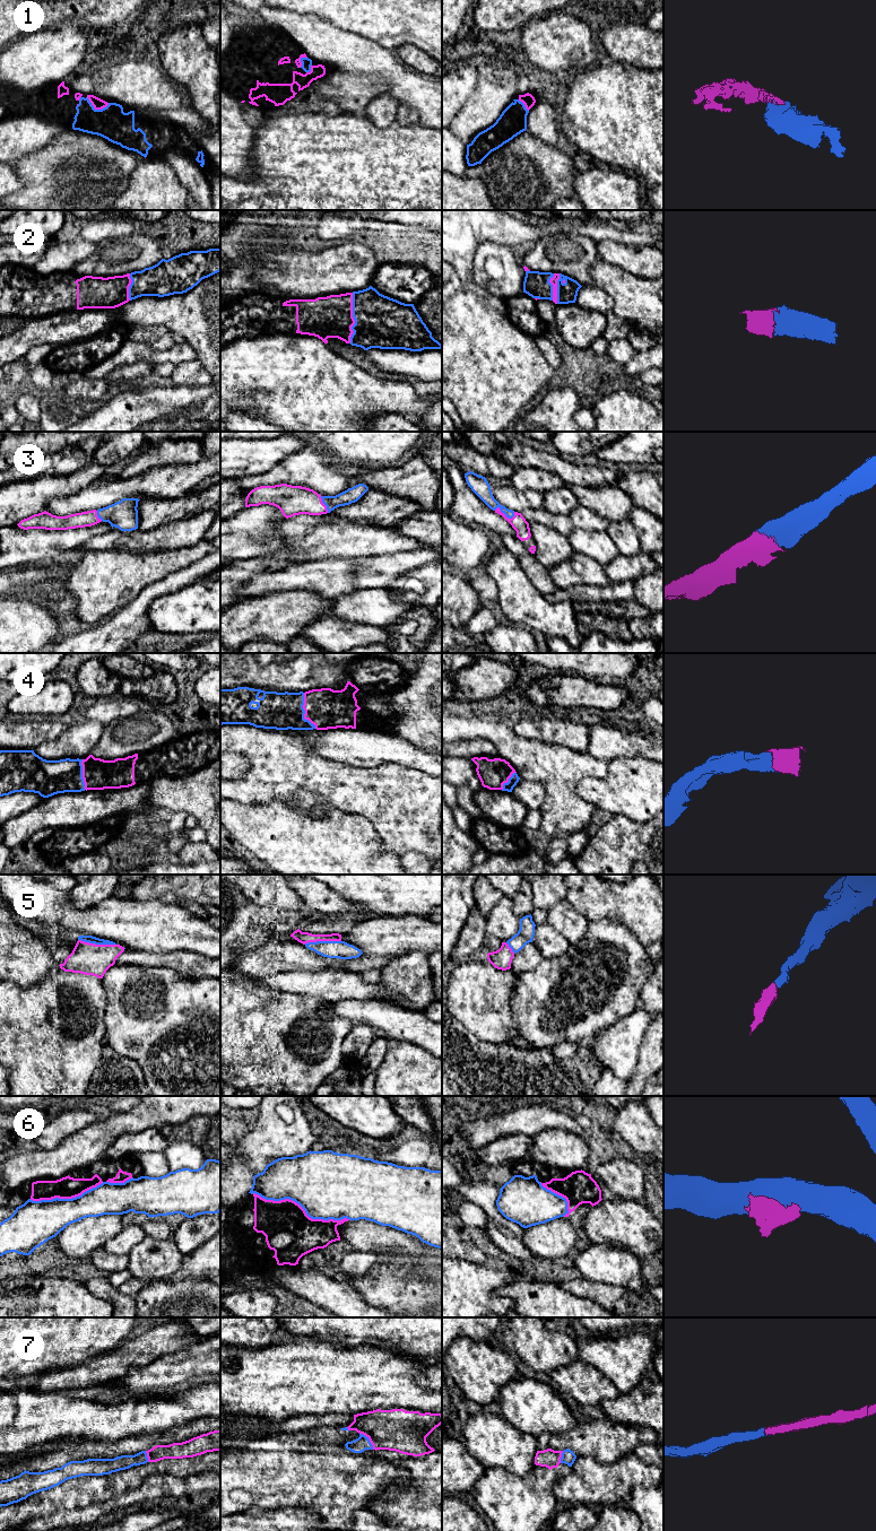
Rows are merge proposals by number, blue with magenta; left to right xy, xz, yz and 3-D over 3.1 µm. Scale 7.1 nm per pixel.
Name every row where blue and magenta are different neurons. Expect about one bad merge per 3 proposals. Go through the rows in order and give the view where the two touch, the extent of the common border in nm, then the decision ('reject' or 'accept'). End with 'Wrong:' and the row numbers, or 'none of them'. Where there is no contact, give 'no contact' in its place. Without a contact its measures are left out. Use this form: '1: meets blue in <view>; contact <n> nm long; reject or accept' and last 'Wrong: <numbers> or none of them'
1: meets blue in xy; contact 180 nm long; accept
2: meets blue in xz; contact 360 nm long; accept
3: meets blue in yz; contact 160 nm long; accept
4: meets blue in xz; contact 280 nm long; accept
5: meets blue in xy; contact 280 nm long; accept
6: meets blue in xz; contact 700 nm long; reject
7: meets blue in xz; contact 160 nm long; accept
Wrong: 6

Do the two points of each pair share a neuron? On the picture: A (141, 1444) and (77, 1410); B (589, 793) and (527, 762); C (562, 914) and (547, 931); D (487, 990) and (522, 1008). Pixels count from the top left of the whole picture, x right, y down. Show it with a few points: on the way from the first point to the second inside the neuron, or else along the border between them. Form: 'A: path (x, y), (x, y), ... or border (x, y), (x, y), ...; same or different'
A: border (154, 1432), (129, 1435), (120, 1440); different
B: border (583, 776), (577, 784), (577, 793), (595, 806); different
C: border (546, 922), (570, 945); different
D: border (517, 975), (510, 997), (514, 1027); different

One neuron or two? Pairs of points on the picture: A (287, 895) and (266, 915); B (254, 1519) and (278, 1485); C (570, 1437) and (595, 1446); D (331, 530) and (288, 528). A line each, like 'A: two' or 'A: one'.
A: two
B: two
C: one
D: one

